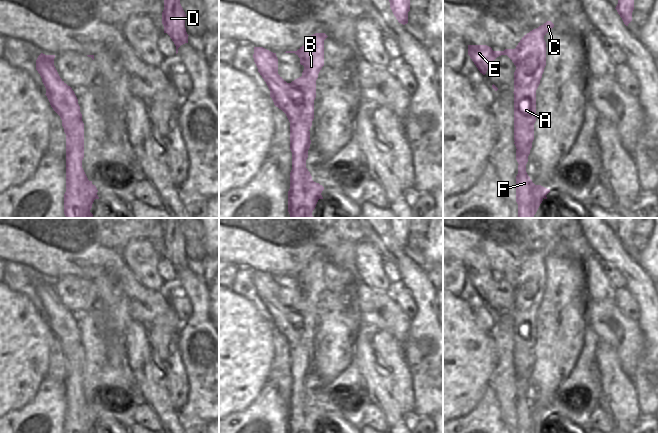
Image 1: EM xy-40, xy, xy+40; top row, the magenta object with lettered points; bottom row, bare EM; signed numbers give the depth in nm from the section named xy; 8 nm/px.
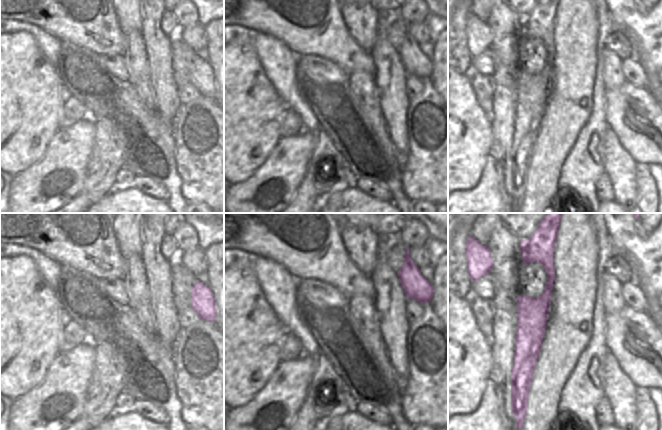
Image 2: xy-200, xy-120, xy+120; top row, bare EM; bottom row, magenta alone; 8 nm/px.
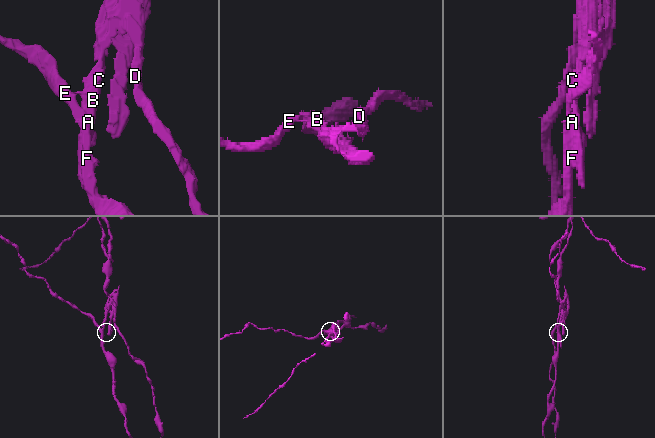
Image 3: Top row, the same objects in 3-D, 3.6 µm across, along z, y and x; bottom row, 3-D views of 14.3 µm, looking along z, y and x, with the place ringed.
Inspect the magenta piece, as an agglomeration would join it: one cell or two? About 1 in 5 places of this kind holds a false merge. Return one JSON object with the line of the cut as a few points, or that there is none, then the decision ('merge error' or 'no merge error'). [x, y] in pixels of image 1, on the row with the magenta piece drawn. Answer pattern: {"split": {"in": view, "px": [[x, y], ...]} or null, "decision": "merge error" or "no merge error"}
{"split": {"in": "xy", "px": [[289, 83], [301, 92], [300, 108], [309, 129]]}, "decision": "merge error"}

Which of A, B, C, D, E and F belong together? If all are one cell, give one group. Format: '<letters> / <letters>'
A B C D / E F

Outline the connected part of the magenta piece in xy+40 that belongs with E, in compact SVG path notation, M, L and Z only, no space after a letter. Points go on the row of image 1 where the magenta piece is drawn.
M468 45L468 55L483 75L486 74L489 66L494 60L504 55L504 51L493 51L487 45Z

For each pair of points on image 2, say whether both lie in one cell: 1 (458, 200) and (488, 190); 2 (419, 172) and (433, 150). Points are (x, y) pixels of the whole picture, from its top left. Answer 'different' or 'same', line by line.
1: same
2: same

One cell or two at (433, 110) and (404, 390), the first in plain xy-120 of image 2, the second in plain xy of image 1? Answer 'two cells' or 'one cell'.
two cells

